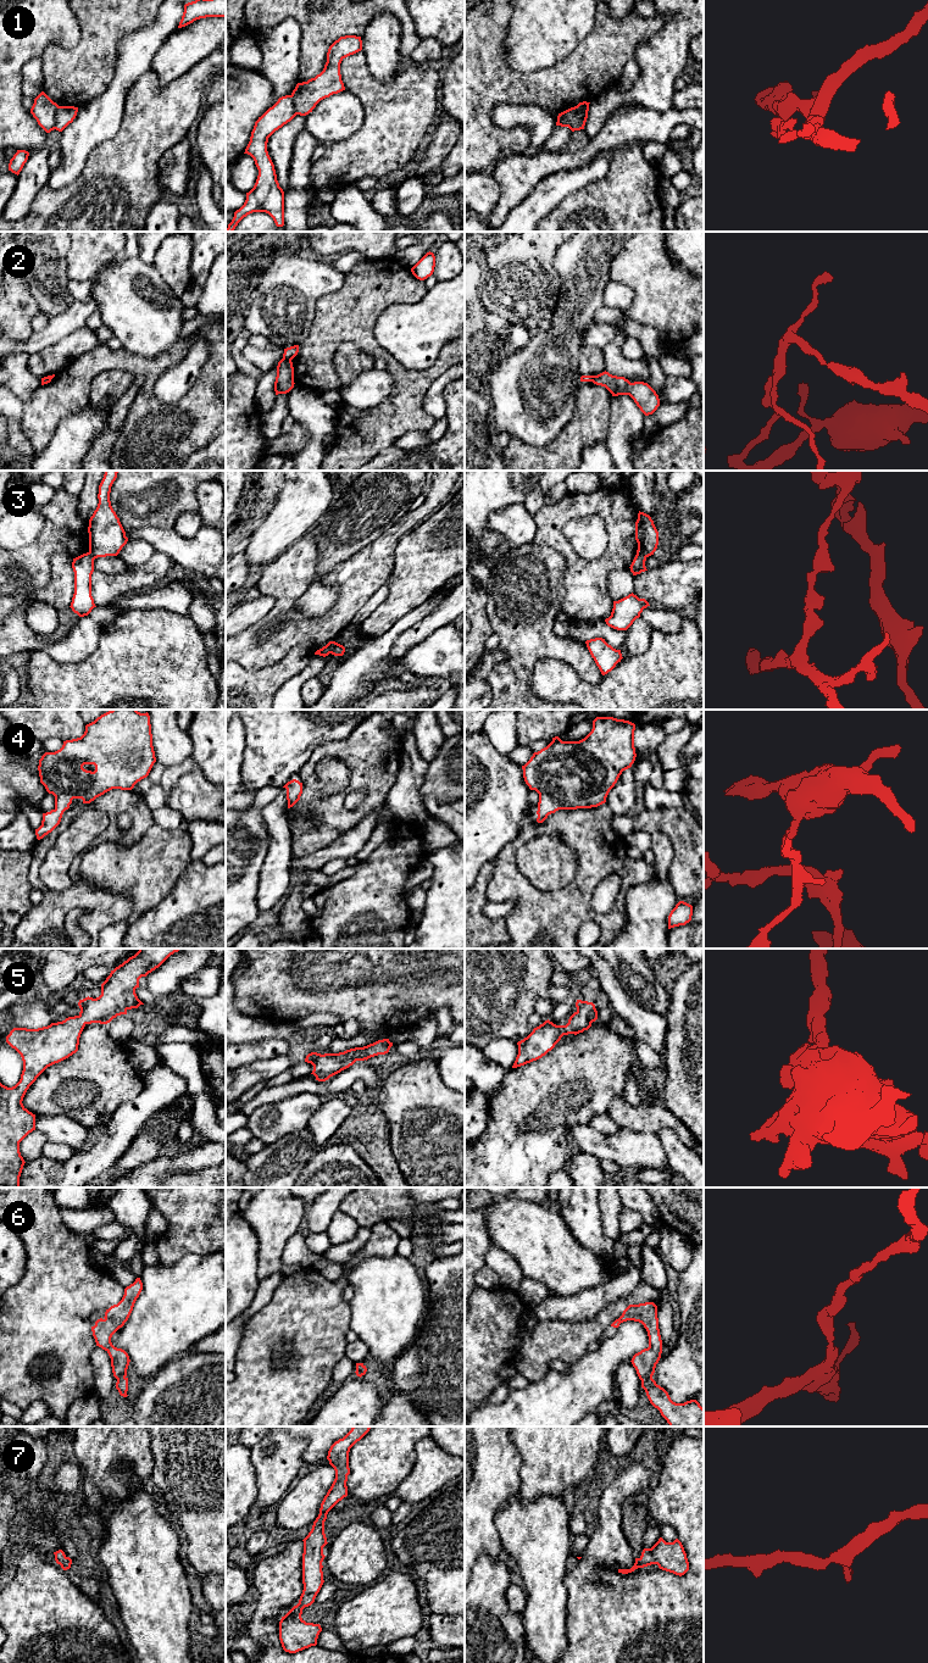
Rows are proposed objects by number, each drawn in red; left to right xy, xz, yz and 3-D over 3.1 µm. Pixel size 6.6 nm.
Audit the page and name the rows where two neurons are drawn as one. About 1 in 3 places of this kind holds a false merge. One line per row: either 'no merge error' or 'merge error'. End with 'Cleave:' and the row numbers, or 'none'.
1: merge error
2: merge error
3: merge error
4: no merge error
5: no merge error
6: no merge error
7: no merge error
Cleave: 1, 2, 3

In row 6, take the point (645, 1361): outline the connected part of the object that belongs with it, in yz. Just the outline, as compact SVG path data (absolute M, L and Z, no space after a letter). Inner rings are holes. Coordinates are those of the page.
M654 1302L629 1305L611 1326L618 1328L627 1320L641 1323L648 1331L649 1347L635 1353L630 1362L641 1380L641 1387L650 1403L660 1411L669 1426L704 1426L704 1408L696 1400L676 1403L668 1392L652 1379L662 1353L657 1306Z

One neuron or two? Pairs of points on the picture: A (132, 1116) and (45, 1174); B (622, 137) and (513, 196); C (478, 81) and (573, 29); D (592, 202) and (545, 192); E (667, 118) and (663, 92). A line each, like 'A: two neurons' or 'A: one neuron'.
A: one neuron
B: one neuron
C: two neurons
D: two neurons
E: two neurons

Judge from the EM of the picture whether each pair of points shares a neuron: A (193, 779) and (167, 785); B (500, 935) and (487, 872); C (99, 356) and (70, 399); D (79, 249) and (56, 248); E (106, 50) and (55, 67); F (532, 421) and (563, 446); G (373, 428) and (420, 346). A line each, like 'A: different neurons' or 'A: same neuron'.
A: different neurons
B: same neuron
C: same neuron
D: different neurons
E: same neuron
F: different neurons
G: different neurons

